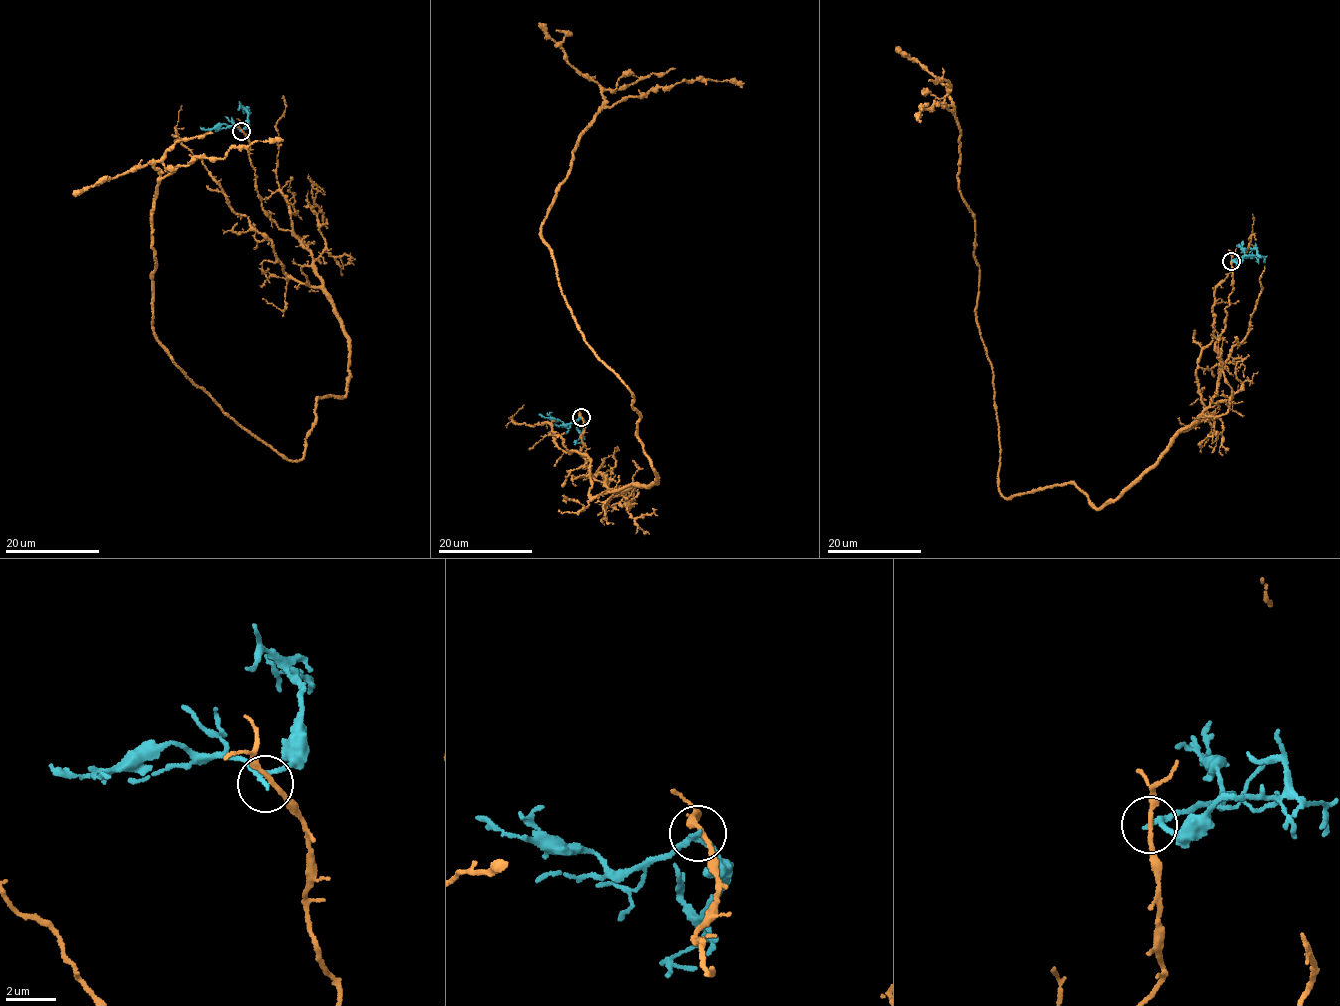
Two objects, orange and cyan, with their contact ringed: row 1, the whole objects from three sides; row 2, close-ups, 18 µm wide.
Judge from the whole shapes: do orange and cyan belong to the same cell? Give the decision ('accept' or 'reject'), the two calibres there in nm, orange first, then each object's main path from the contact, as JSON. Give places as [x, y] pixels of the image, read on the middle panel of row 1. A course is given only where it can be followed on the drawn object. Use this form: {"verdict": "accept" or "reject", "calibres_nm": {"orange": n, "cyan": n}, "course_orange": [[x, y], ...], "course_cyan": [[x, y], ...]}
{"verdict": "reject", "calibres_nm": {"orange": 170, "cyan": 160}, "course_orange": [[581, 417], [597, 481], [655, 484], [632, 394], [585, 339], [542, 237], [573, 152], [627, 97], [744, 83]], "course_cyan": [[581, 417], [566, 424], [539, 414]]}

